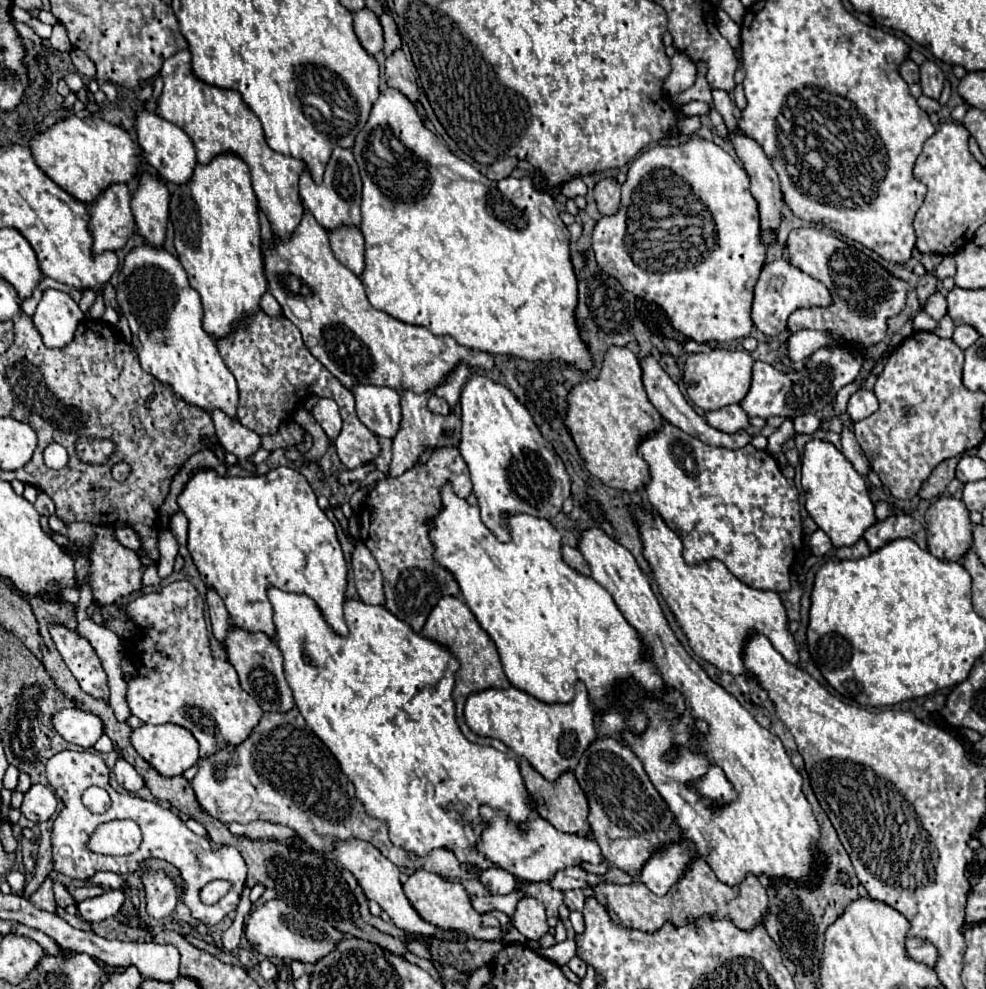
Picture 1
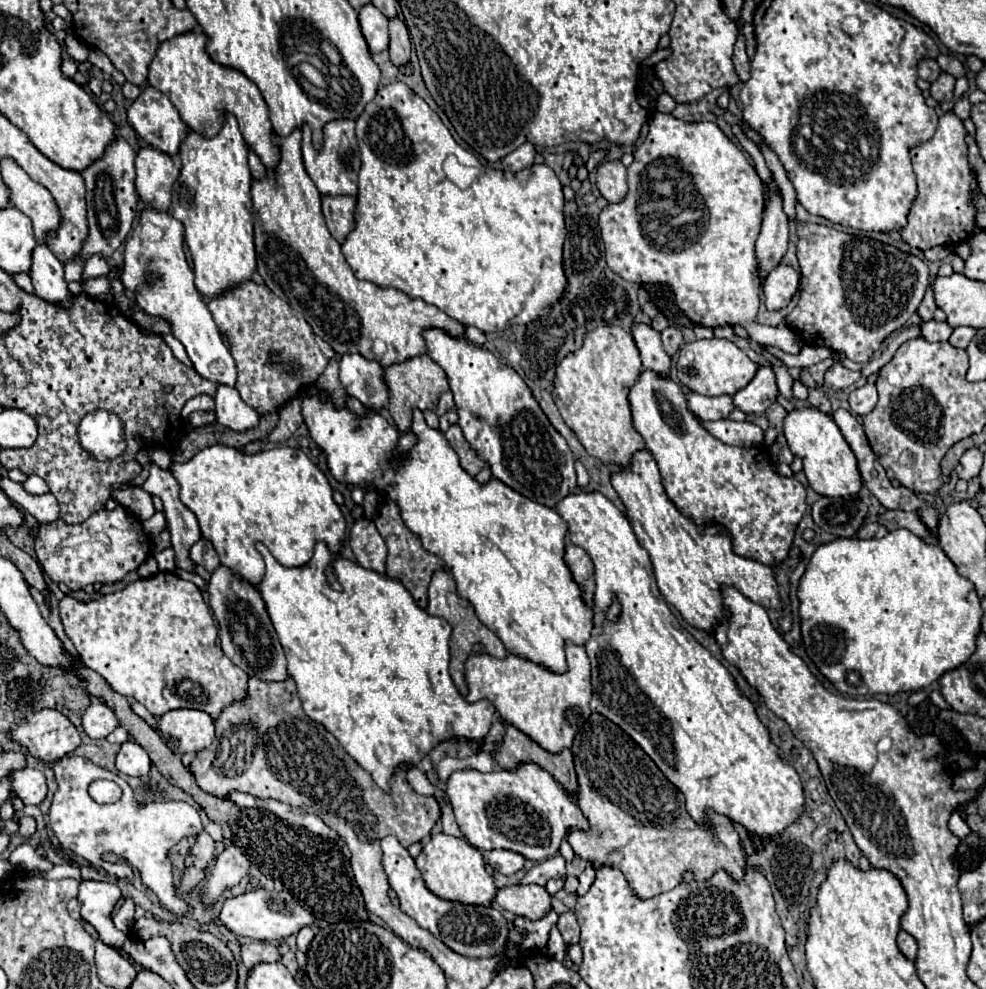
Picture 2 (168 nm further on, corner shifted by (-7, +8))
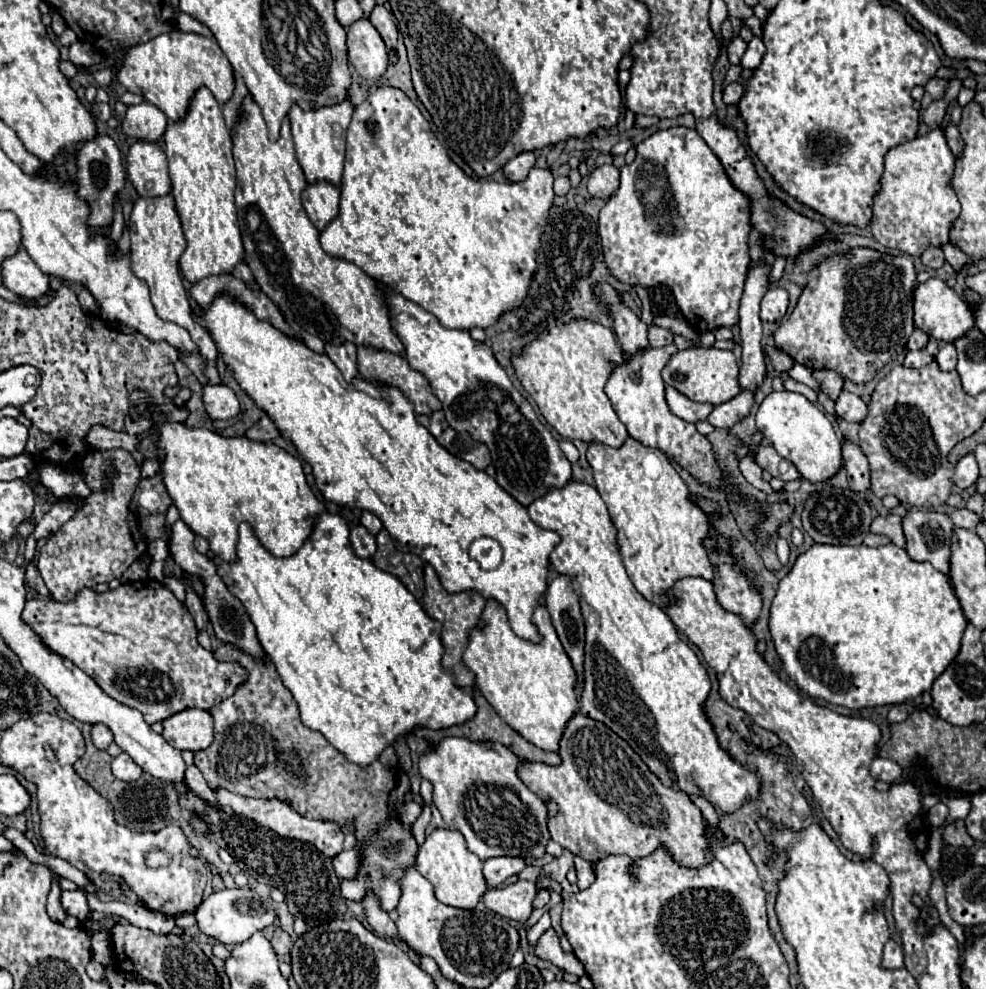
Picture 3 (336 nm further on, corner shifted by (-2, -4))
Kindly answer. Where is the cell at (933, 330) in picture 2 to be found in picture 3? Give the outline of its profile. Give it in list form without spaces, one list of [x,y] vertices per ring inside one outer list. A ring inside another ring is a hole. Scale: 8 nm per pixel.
[[[909,350],[903,364],[905,366],[913,366],[913,368],[921,368],[925,364],[929,364],[933,360],[933,356],[927,350]]]

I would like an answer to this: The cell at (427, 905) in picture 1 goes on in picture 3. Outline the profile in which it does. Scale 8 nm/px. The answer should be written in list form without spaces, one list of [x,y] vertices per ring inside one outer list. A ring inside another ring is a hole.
[[[435,830],[433,834],[429,834],[425,844],[417,852],[415,868],[433,884],[435,898],[447,906],[473,910],[487,892],[487,884],[481,872],[483,862],[467,850],[465,838],[457,830]]]

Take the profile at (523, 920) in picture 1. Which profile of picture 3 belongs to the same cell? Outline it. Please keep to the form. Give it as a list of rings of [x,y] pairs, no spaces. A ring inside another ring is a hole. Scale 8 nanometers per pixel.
[[[513,882],[501,890],[487,890],[483,896],[483,904],[499,916],[515,922],[527,922],[533,912],[535,894],[537,888],[533,882]]]

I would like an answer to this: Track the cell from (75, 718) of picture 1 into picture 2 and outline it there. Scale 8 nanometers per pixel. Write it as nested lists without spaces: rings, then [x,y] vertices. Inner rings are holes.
[[[94,700],[82,716],[82,726],[90,738],[106,738],[118,726],[118,718],[112,708]]]

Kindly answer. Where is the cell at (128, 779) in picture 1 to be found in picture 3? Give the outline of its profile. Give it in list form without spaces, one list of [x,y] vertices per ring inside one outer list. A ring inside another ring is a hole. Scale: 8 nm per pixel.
[[[121,752],[117,758],[113,758],[111,770],[113,770],[113,776],[123,780],[123,782],[133,782],[133,780],[137,780],[143,774],[143,770],[125,752]]]

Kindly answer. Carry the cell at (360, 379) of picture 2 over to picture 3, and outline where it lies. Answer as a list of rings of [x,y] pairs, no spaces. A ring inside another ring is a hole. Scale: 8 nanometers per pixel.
[[[343,344],[343,346],[325,346],[327,356],[335,362],[335,366],[341,370],[343,378],[347,382],[353,382],[357,378],[357,348],[353,344]]]

